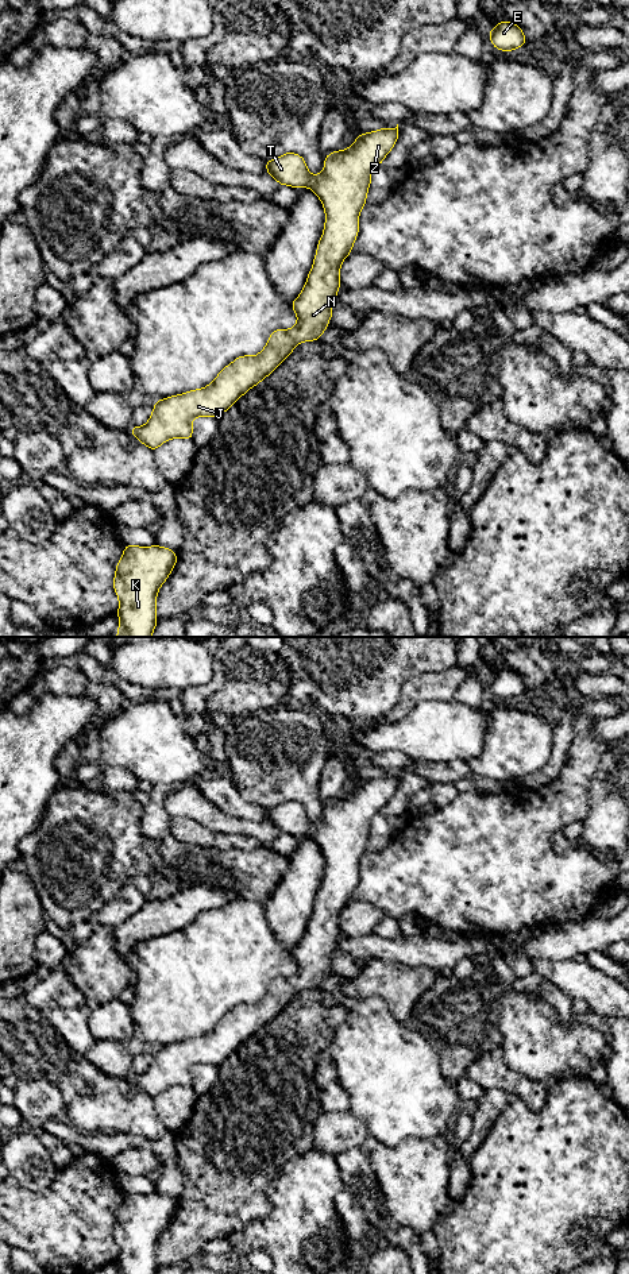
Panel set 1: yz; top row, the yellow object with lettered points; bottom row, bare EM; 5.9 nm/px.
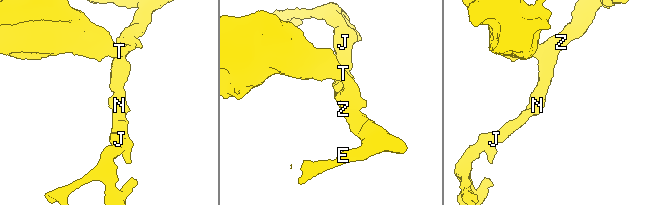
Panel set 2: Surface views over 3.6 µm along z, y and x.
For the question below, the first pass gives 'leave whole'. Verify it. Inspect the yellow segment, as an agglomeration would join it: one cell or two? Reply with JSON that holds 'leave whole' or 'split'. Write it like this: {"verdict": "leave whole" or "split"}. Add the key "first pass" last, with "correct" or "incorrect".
{"verdict": "leave whole", "first pass": "correct"}

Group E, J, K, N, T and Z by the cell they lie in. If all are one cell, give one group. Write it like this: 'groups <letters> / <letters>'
groups E J K N T Z

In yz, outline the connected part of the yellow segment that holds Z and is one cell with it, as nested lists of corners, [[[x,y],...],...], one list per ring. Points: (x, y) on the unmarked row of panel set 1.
[[[398,772],[359,781],[348,796],[324,803],[325,812],[319,823],[312,823],[305,807],[296,800],[286,799],[265,808],[267,822],[279,833],[312,837],[325,860],[313,914],[301,942],[290,951],[297,961],[297,972],[289,978],[275,977],[258,1003],[238,1004],[211,1032],[157,1049],[146,1073],[131,1073],[135,1086],[154,1100],[170,1086],[192,1088],[196,1065],[220,1065],[269,1024],[298,991],[321,985],[341,934],[340,914],[352,900],[359,880],[359,861],[367,852],[371,819],[391,799],[398,783]]]

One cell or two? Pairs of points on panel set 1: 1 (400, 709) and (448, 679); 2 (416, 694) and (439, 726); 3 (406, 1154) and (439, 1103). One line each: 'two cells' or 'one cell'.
1: one cell
2: two cells
3: two cells

